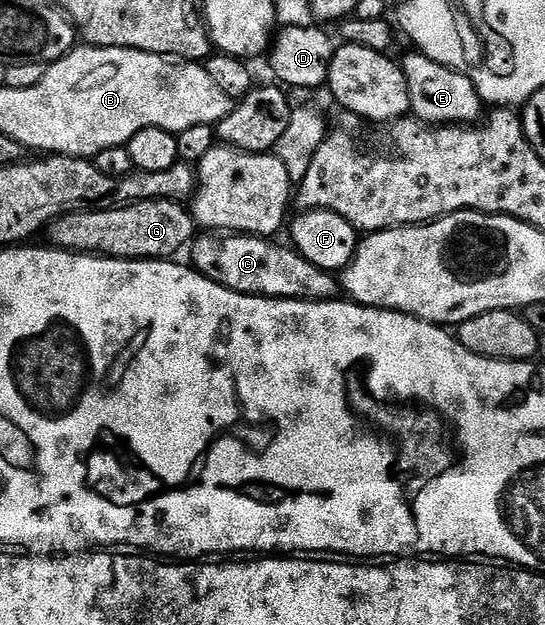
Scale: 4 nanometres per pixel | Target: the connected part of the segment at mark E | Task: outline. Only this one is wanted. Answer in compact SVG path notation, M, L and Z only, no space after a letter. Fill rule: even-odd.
M410 54L401 59L401 66L409 85L410 114L424 125L474 124L480 118L481 100L469 77L454 71L452 67L434 63L424 55Z

